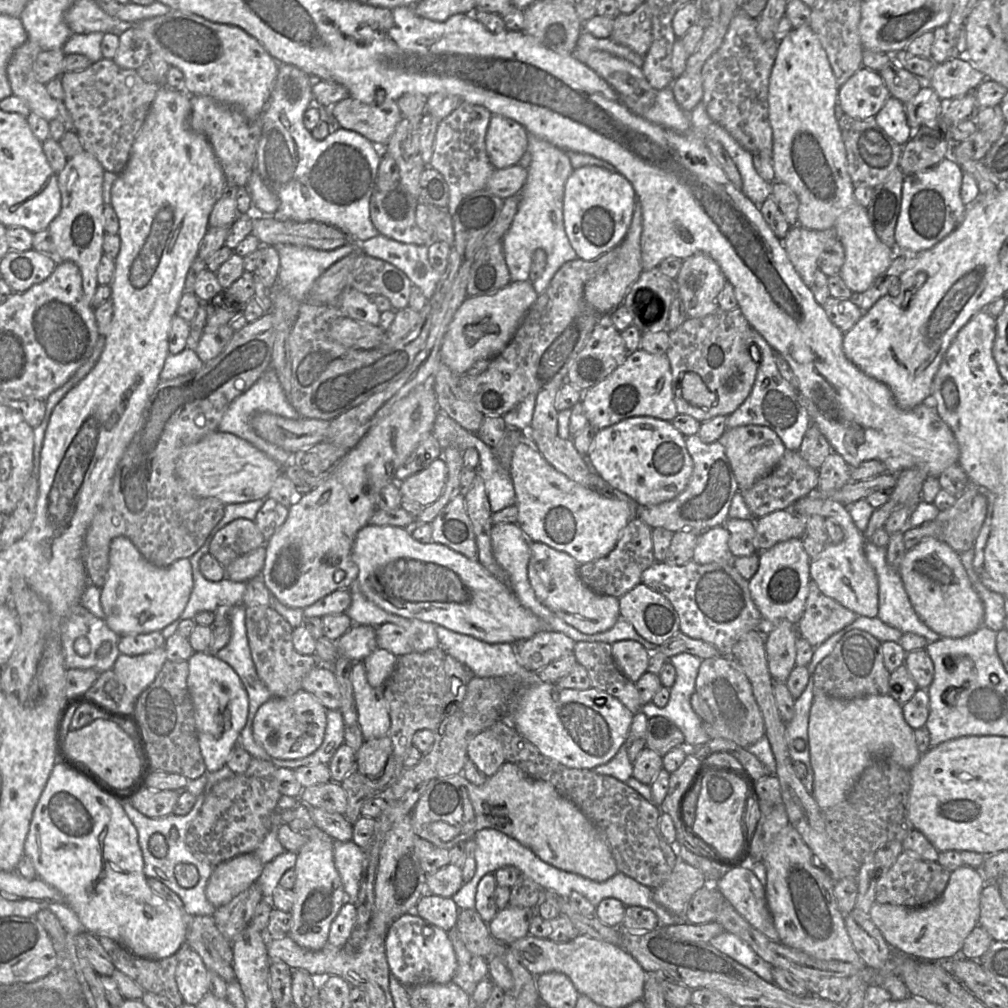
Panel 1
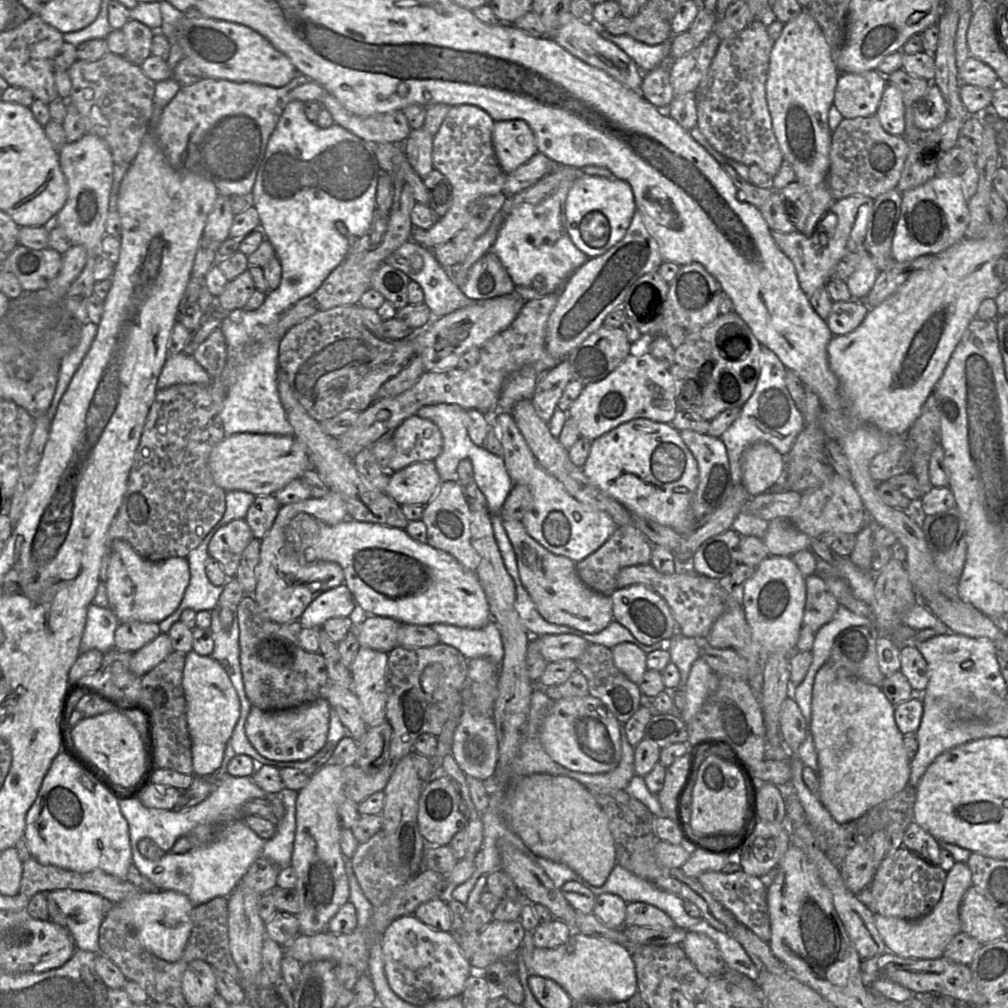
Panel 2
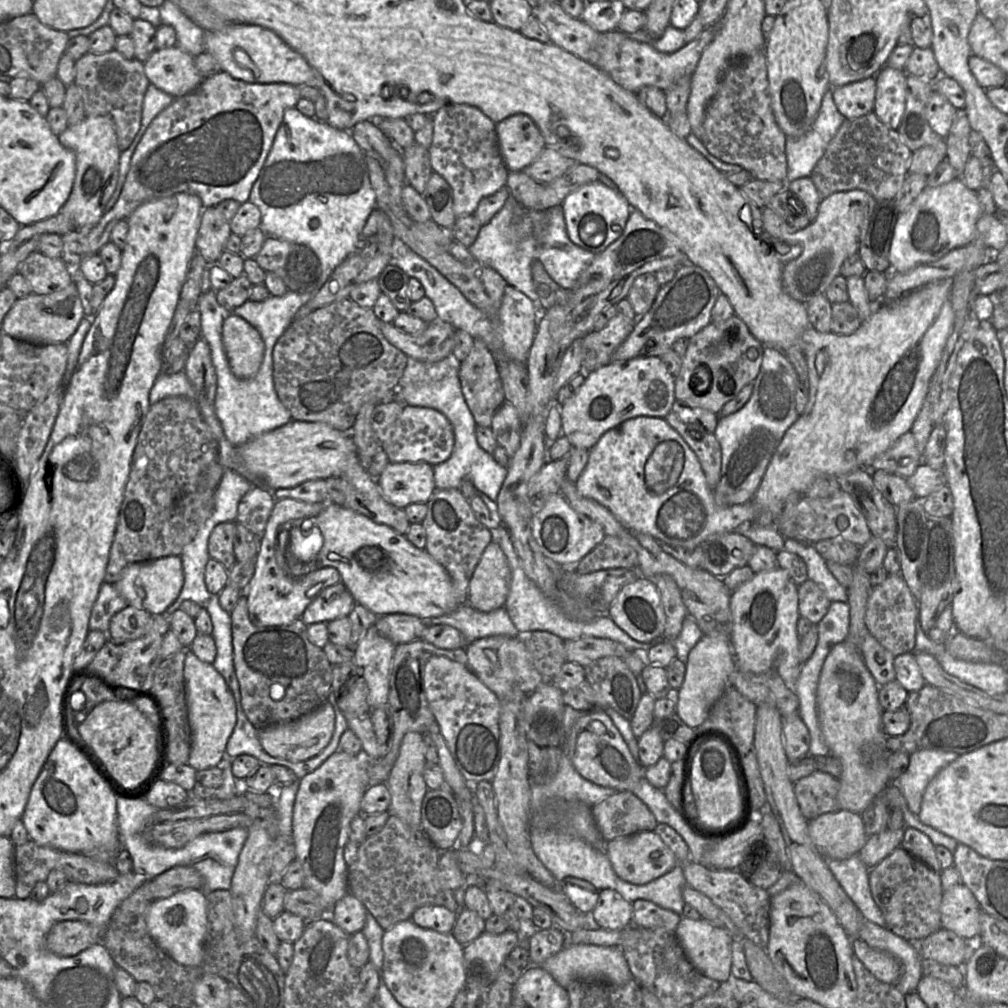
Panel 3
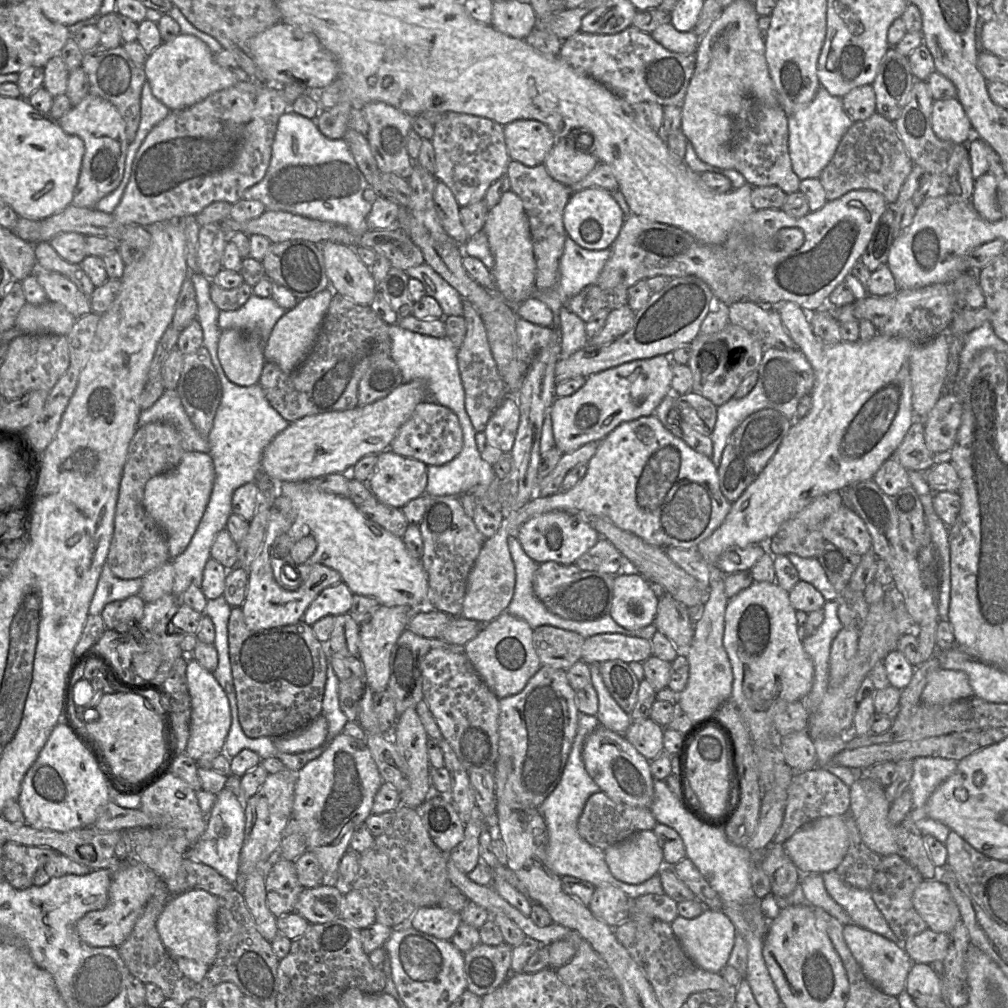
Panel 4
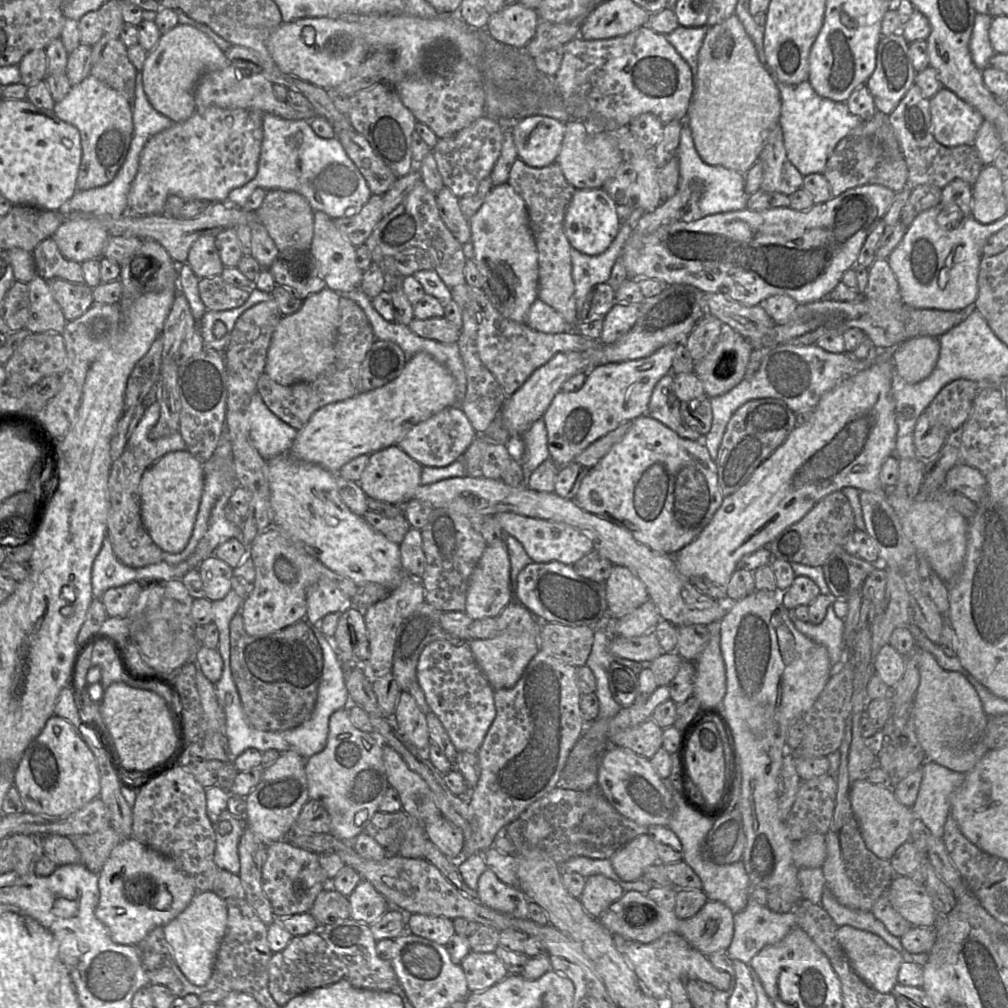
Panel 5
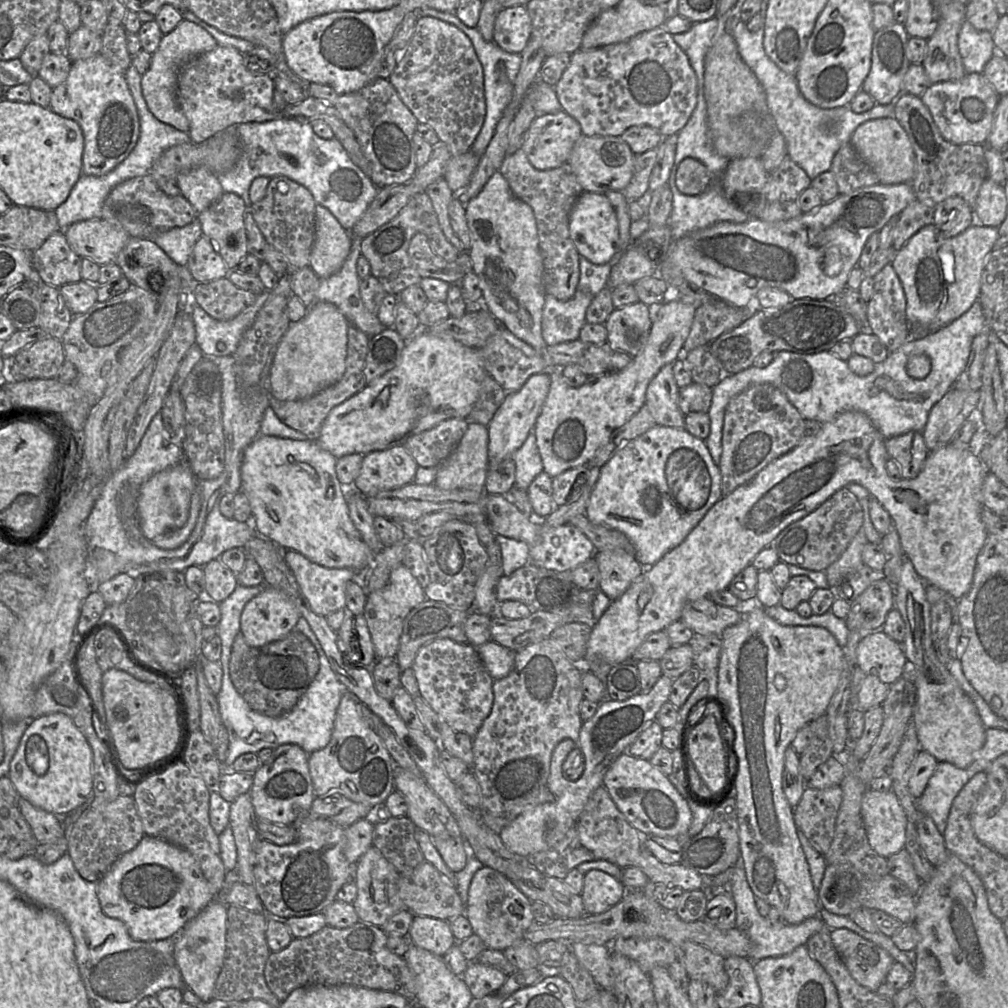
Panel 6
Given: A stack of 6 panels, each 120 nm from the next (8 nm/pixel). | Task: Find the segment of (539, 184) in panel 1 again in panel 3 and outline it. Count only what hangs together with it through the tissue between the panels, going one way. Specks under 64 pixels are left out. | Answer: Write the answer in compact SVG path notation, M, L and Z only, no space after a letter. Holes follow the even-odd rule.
M510 194L501 210L488 223L482 225L475 242L468 249L477 261L496 270L508 285L515 287L529 297L532 302L535 302L537 306L540 306L539 296L535 290L532 277L532 264L534 261L541 261L548 275L558 285L564 289L572 290L581 273L589 266L597 254L577 246L569 239L561 205L554 206L547 210L546 223L543 223L543 238L535 238L533 234L518 237L516 235L516 218L520 215L520 209L522 209L522 206Z

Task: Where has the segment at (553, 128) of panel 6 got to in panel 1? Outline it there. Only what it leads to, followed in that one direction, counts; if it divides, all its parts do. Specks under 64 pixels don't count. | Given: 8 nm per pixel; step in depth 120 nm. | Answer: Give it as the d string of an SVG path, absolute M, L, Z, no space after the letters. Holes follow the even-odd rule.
M493 114L486 133L486 151L495 169L517 165L528 150L529 133L520 123Z

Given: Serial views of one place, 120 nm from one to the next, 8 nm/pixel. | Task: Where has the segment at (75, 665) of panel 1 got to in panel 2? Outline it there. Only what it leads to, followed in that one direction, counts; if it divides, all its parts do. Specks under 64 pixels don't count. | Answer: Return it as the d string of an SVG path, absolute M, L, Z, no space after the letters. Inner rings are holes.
M91 603L87 608L86 625L80 641L80 654L97 649L105 654L115 648L115 631L120 621L110 607Z

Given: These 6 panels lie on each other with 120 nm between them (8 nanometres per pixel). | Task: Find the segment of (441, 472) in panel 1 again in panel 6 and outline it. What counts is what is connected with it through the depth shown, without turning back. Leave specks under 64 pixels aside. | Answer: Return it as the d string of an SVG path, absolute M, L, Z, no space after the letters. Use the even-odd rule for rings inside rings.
M403 445L364 455L353 487L366 497L412 483L418 465Z

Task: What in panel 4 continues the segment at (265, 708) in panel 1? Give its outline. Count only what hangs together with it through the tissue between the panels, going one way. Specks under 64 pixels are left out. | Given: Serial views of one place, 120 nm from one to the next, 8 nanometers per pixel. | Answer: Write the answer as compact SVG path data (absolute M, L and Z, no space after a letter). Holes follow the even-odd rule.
M320 714L306 727L292 734L274 738L274 745L279 751L288 754L306 752L321 746L326 740L327 733L327 719Z

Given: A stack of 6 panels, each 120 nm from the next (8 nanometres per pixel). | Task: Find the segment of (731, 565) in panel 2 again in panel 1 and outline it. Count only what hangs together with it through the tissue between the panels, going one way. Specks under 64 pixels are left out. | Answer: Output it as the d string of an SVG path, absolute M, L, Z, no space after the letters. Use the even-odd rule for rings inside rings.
M723 525L701 532L692 560L702 565L732 562L734 557L728 546L729 536L728 530Z

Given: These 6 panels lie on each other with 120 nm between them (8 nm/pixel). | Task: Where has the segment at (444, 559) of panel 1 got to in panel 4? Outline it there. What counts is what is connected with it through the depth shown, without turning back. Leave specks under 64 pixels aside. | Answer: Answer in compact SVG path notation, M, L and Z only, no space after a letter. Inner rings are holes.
M311 481L278 483L278 494L290 499L296 518L292 528L276 539L273 549L278 545L280 550L291 550L297 541L311 535L317 542L311 564L320 563L339 572L353 594L373 597L388 607L429 608L427 574L421 560L408 553L402 538L367 519L347 497L322 491Z

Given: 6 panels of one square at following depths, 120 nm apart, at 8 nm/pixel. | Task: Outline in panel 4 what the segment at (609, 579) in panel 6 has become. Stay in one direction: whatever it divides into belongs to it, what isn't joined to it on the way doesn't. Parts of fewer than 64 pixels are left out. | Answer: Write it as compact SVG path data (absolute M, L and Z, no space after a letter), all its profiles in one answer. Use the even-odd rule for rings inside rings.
M625 569L615 575L609 615L628 630L644 628L655 621L659 596L643 576L634 569Z

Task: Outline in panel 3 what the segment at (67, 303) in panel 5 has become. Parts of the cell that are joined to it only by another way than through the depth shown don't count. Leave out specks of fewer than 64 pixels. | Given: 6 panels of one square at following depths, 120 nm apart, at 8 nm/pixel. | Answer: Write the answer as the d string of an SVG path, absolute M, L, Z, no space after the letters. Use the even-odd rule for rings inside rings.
M34 251L20 263L17 272L27 280L32 293L46 295L63 290L72 283L70 265L63 258L50 258Z

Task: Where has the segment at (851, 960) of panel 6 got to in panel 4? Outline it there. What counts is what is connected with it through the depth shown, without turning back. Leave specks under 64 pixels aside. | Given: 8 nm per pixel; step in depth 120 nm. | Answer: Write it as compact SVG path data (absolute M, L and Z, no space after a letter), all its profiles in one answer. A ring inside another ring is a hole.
M854 924L843 927L843 938L864 975L873 986L891 996L898 996L905 991L907 975L913 962L903 948Z

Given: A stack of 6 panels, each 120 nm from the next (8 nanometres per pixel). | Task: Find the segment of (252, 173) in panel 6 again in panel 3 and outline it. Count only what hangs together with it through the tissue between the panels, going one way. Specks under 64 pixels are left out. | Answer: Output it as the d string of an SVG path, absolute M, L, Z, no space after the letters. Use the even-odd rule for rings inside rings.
M295 106L284 112L269 155L252 186L249 201L261 212L260 228L266 236L307 245L317 255L321 266L317 289L345 258L356 252L356 242L367 218L376 208L376 194L370 183L366 156L350 131L305 116Z

